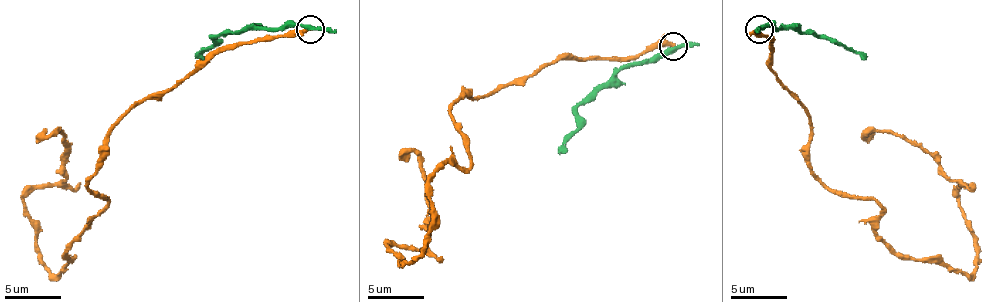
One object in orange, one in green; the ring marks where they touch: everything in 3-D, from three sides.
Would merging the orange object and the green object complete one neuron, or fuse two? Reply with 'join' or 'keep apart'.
keep apart

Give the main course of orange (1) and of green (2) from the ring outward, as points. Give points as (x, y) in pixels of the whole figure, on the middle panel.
1: (674, 46), (461, 97), (469, 165), (435, 173), (401, 264), (427, 190), (398, 156)
2: (674, 46), (659, 54), (623, 65), (577, 108), (577, 131), (557, 153)

